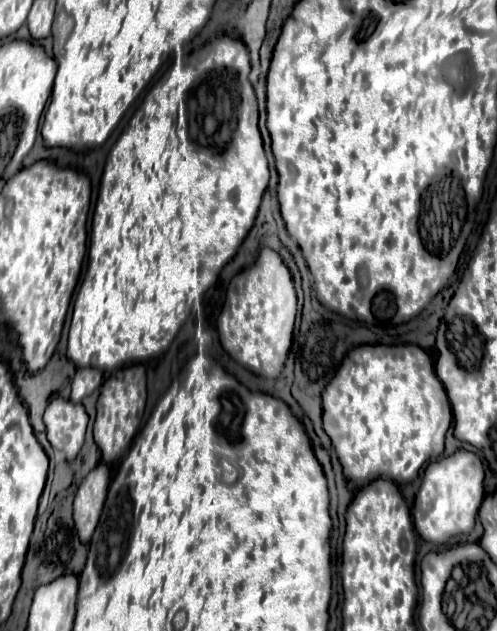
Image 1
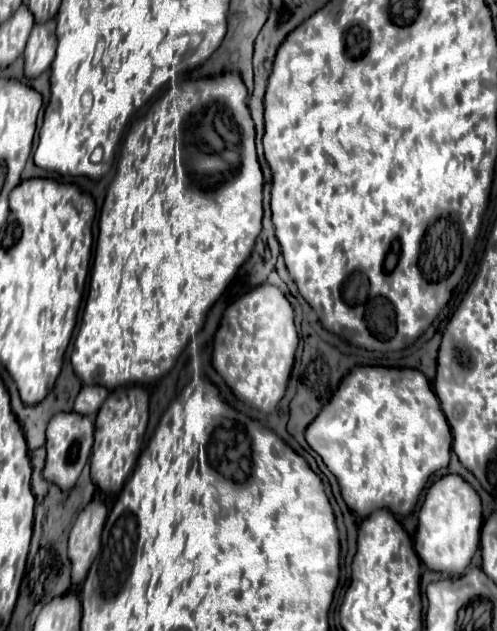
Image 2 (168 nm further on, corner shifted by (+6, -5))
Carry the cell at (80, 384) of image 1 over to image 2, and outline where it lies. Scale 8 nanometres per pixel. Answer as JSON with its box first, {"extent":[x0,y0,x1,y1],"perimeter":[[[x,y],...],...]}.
{"extent":[74,385,110,415],"perimeter":[[[86,385],[86,387],[82,387],[80,395],[76,397],[74,411],[80,413],[80,415],[96,415],[98,409],[102,407],[102,403],[106,401],[108,393],[110,391],[106,387],[100,387],[100,385]]]}

